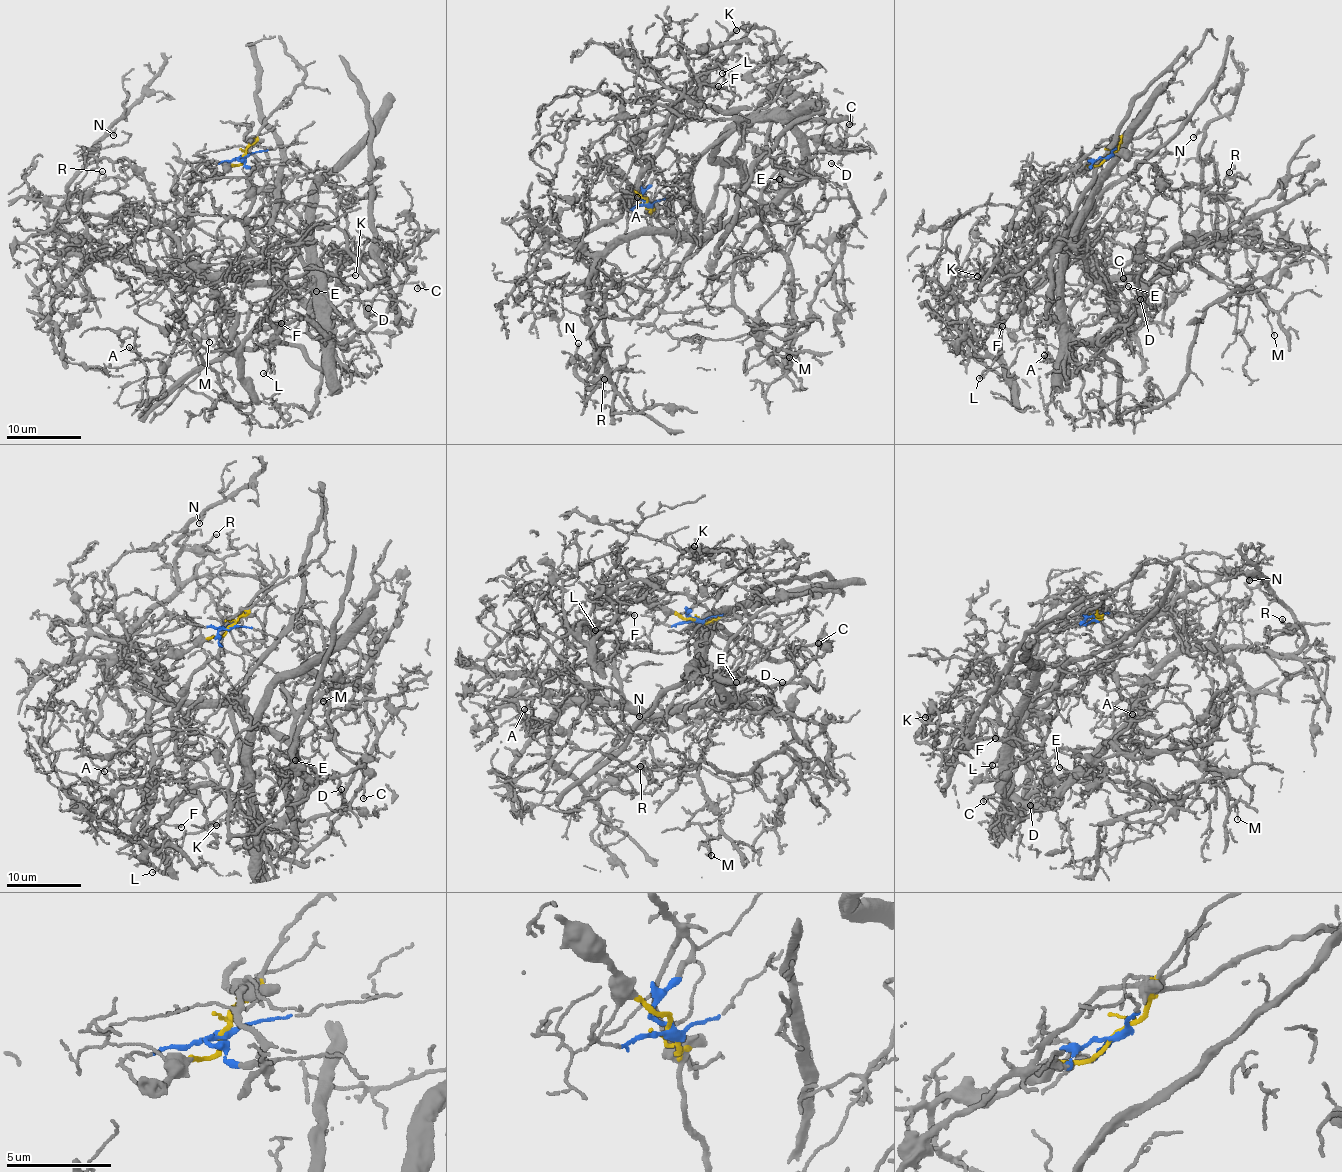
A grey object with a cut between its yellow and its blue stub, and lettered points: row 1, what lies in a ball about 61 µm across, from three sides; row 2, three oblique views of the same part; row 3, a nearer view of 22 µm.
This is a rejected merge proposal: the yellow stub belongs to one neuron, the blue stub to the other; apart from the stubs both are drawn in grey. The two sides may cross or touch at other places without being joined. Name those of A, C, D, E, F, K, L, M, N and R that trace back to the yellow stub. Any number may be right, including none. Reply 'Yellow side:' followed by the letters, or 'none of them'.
Yellow side: A, C, D, E, M, N, R

